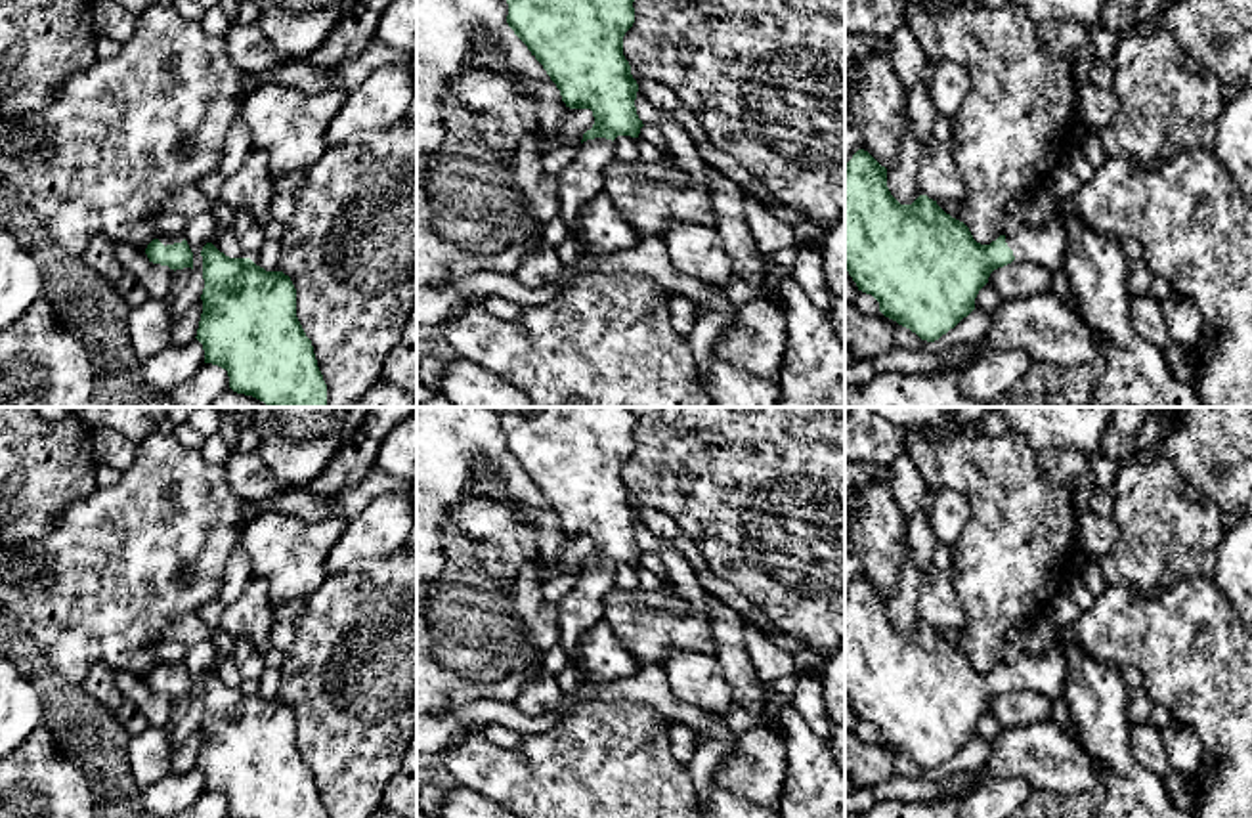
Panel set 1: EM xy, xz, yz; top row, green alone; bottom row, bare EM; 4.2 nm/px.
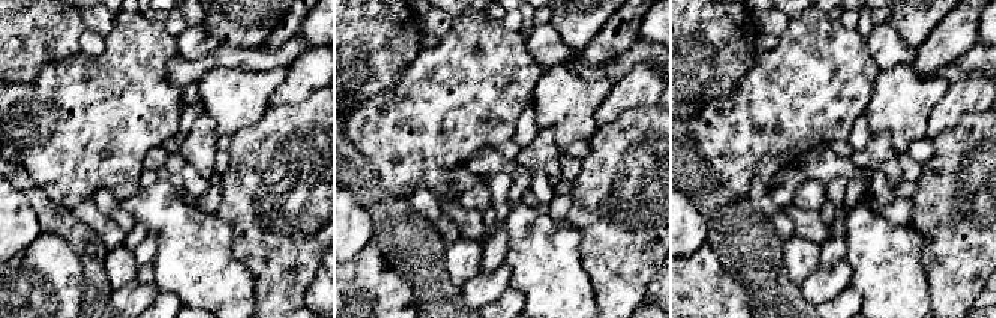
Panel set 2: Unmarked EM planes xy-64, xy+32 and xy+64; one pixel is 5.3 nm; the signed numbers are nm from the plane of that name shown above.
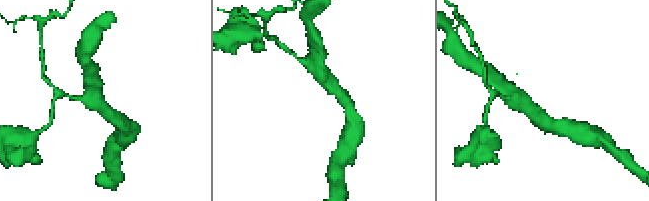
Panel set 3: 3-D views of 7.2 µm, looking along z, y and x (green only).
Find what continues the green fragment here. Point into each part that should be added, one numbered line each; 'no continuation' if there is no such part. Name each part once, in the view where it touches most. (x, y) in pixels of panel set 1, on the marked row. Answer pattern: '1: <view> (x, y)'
1: xz (583, 176)

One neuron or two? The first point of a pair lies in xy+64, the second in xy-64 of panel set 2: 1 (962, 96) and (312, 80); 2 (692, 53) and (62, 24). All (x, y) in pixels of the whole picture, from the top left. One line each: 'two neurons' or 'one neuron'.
1: one neuron
2: one neuron

